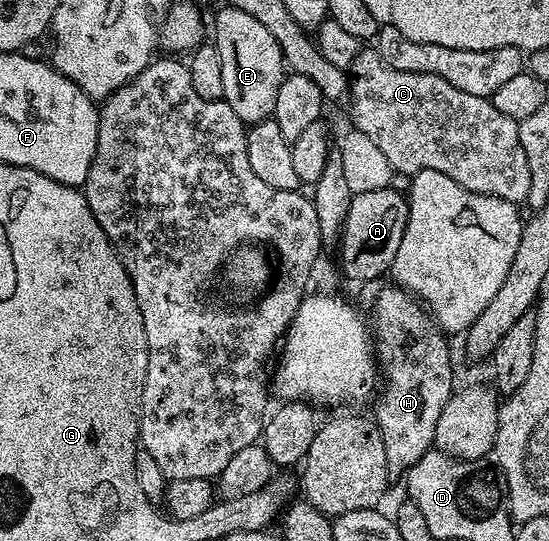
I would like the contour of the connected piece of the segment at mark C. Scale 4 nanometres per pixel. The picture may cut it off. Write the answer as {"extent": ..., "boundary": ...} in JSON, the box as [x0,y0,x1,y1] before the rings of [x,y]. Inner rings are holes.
{"extent":[348,49,528,204],"boundary":[[[359,49],[348,71],[350,92],[350,118],[353,129],[364,132],[368,140],[376,143],[384,152],[388,164],[399,175],[412,176],[421,170],[444,172],[456,184],[477,194],[496,196],[515,204],[525,203],[528,196],[528,156],[518,146],[518,123],[512,121],[490,99],[471,96],[452,88],[448,80],[432,76],[428,72],[400,72],[400,68],[388,68],[380,60],[377,49]]]}

